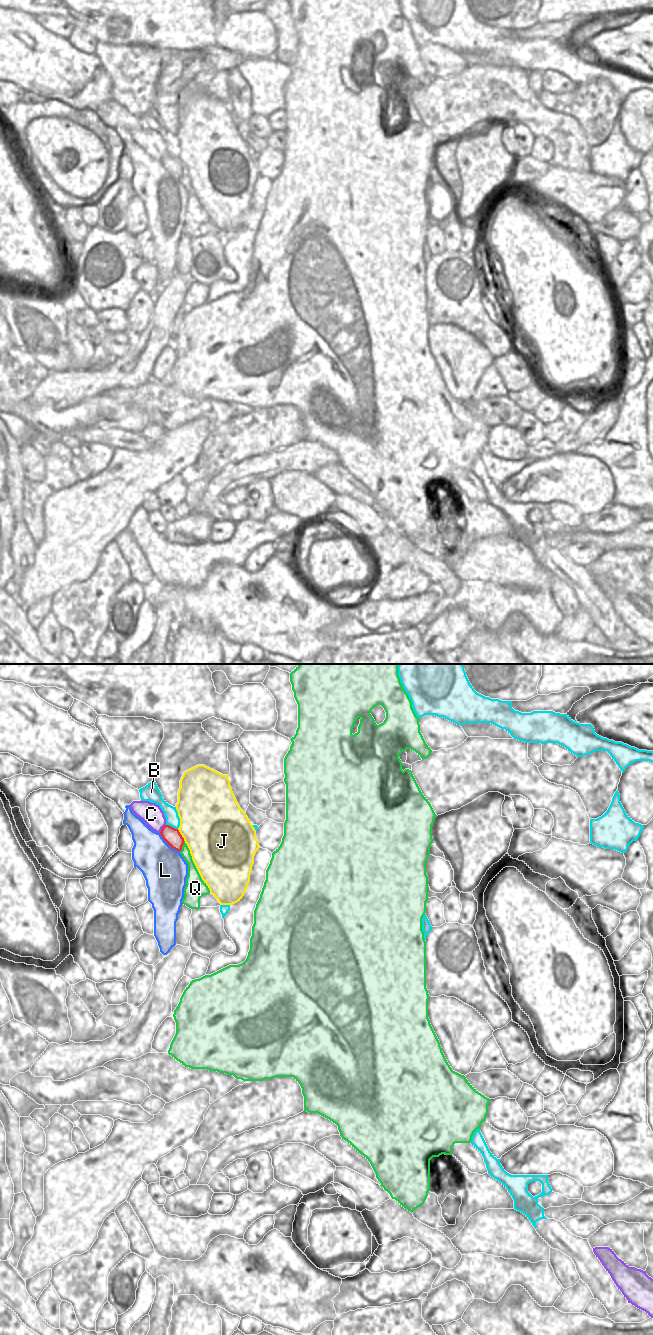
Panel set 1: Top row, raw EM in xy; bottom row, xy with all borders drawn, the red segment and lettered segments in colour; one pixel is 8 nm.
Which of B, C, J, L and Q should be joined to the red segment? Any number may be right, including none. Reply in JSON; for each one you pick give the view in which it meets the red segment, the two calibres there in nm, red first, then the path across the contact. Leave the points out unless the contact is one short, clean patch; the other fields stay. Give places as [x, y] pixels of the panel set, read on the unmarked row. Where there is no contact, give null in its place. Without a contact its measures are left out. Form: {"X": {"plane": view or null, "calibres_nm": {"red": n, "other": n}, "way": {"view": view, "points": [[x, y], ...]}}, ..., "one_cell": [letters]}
{"one_cell": []}

